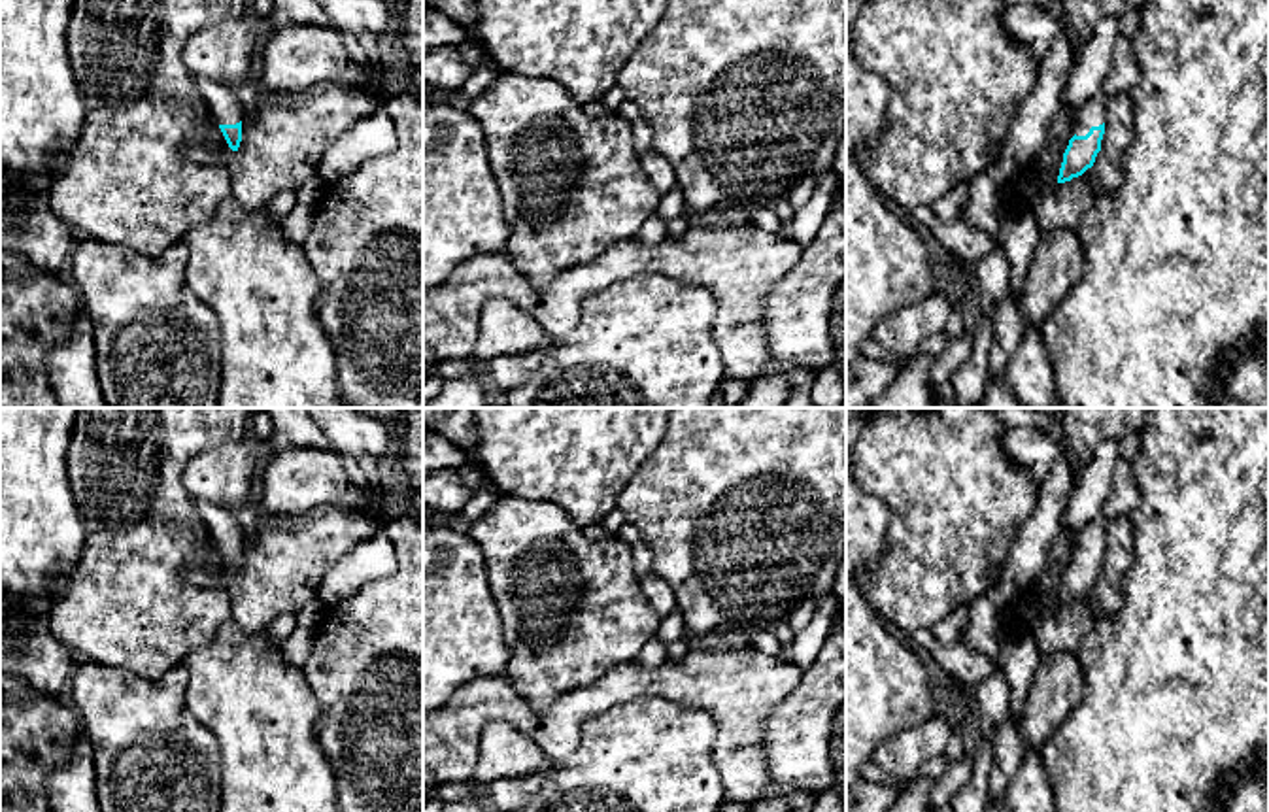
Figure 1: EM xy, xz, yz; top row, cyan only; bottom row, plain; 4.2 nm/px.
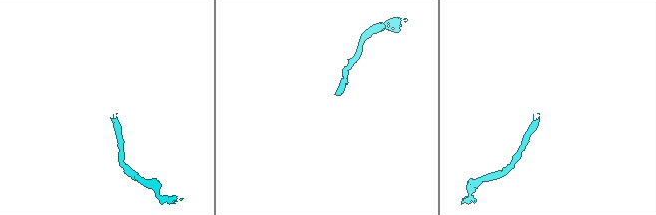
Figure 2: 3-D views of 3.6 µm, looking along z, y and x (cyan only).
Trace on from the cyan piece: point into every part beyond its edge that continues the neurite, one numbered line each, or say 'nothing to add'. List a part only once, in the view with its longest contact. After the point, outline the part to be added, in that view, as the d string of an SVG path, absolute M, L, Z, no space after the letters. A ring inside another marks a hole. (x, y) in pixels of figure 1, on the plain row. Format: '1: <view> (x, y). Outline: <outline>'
1: yz (1092, 537). Outline: M1095 516L1091 521L1086 523L1076 538L1076 559L1086 559L1091 550L1099 550L1105 546L1107 525L1108 521L1103 516Z

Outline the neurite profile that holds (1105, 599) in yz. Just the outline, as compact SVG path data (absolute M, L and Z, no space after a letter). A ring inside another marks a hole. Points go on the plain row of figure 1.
M1129 517L1108 521L1101 574L1090 595L1095 621L1112 617L1124 602L1122 582L1135 557L1135 531Z

